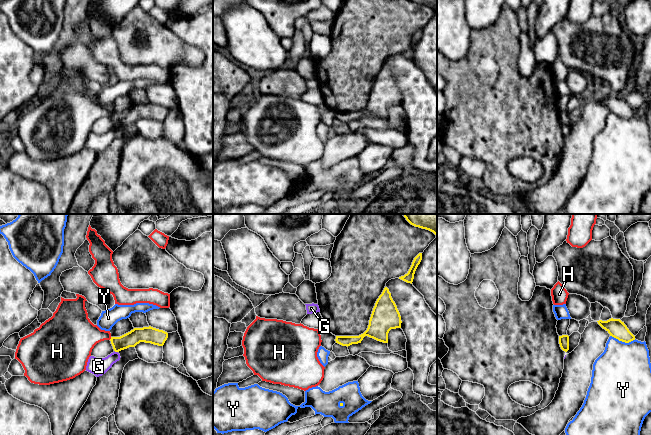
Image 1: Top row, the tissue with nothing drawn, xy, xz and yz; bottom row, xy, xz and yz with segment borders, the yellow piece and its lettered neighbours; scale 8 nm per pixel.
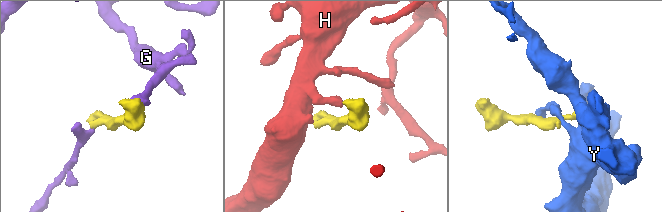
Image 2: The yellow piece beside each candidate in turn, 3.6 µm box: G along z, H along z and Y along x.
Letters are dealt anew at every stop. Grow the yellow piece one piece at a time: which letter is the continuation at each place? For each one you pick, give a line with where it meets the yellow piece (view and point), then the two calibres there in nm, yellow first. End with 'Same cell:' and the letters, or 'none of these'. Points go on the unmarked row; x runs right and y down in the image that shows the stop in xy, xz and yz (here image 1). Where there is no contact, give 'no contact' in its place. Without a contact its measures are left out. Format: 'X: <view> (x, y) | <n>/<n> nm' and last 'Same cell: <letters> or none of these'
Same cell: none of these

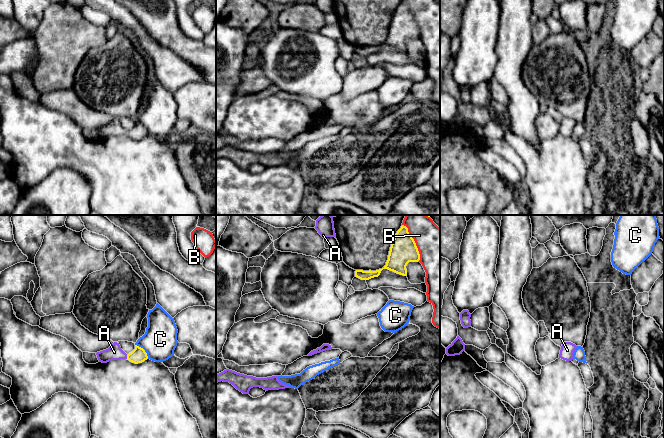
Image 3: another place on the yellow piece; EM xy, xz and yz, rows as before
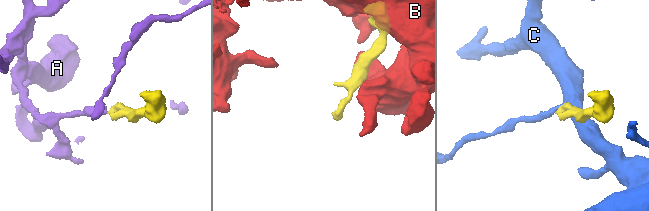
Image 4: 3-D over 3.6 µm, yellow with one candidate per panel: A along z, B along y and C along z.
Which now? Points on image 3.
A: xy (127, 133) | 120/120 nm
Same cell: A

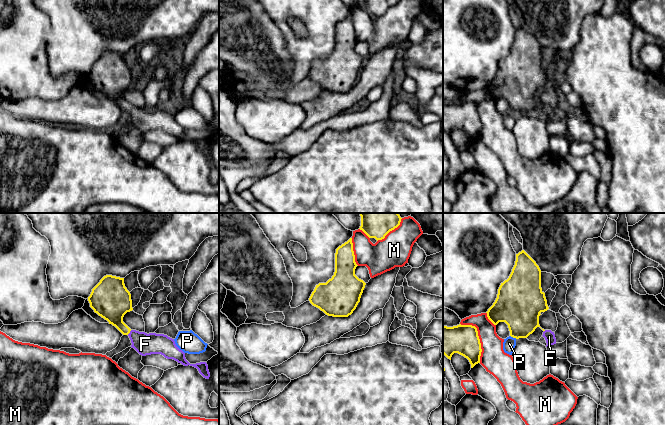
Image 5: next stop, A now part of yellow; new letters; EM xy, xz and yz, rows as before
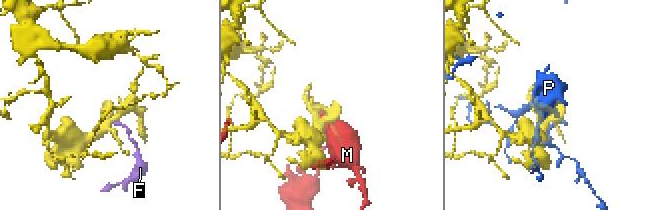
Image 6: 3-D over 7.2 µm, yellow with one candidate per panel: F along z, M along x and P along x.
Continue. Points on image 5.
F: xy (129, 108) | 240/180 nm
Same cell: F

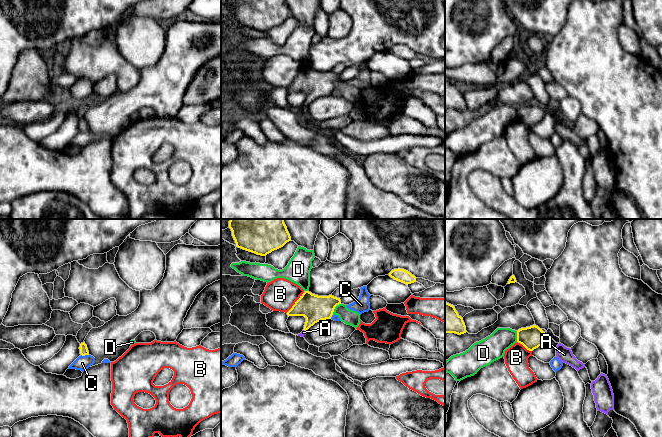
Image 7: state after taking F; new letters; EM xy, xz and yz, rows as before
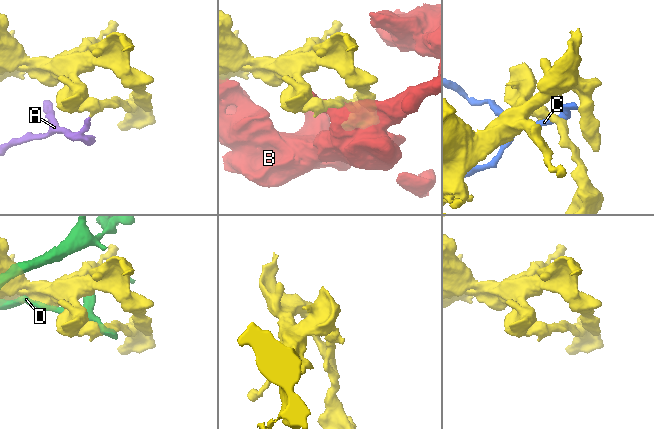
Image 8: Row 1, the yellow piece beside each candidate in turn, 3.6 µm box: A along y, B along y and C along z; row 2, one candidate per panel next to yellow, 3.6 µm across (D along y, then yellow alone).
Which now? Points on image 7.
A: xz (304, 106) | 220/40 nm
Same cell: A

